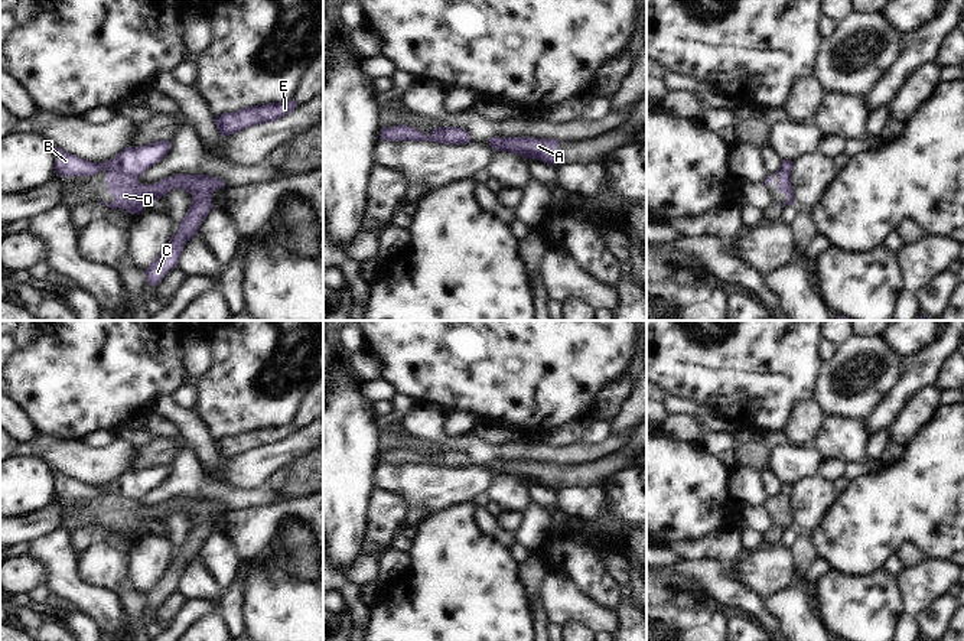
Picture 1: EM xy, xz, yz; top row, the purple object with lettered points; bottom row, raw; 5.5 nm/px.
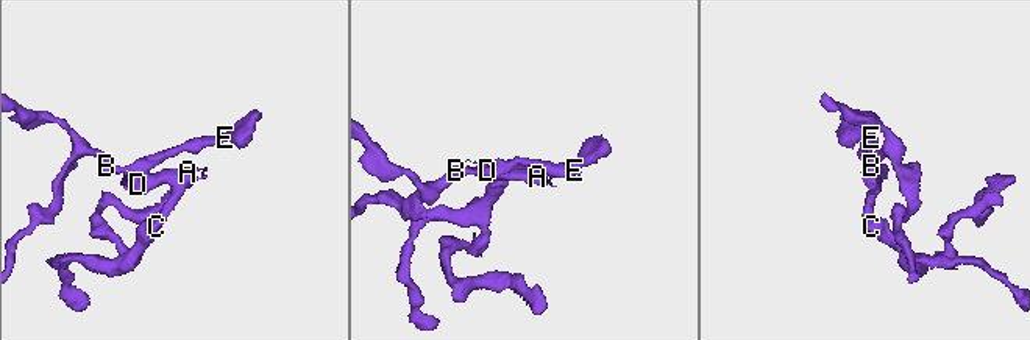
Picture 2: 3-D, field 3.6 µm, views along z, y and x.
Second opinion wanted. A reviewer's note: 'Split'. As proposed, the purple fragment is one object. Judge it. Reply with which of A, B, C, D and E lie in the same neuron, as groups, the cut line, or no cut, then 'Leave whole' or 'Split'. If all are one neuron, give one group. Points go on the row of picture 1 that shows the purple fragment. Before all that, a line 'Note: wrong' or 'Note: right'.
Note: right
Groups: A C D / B E. Split along xy (107, 169), (132, 173), (137, 178). Split.

